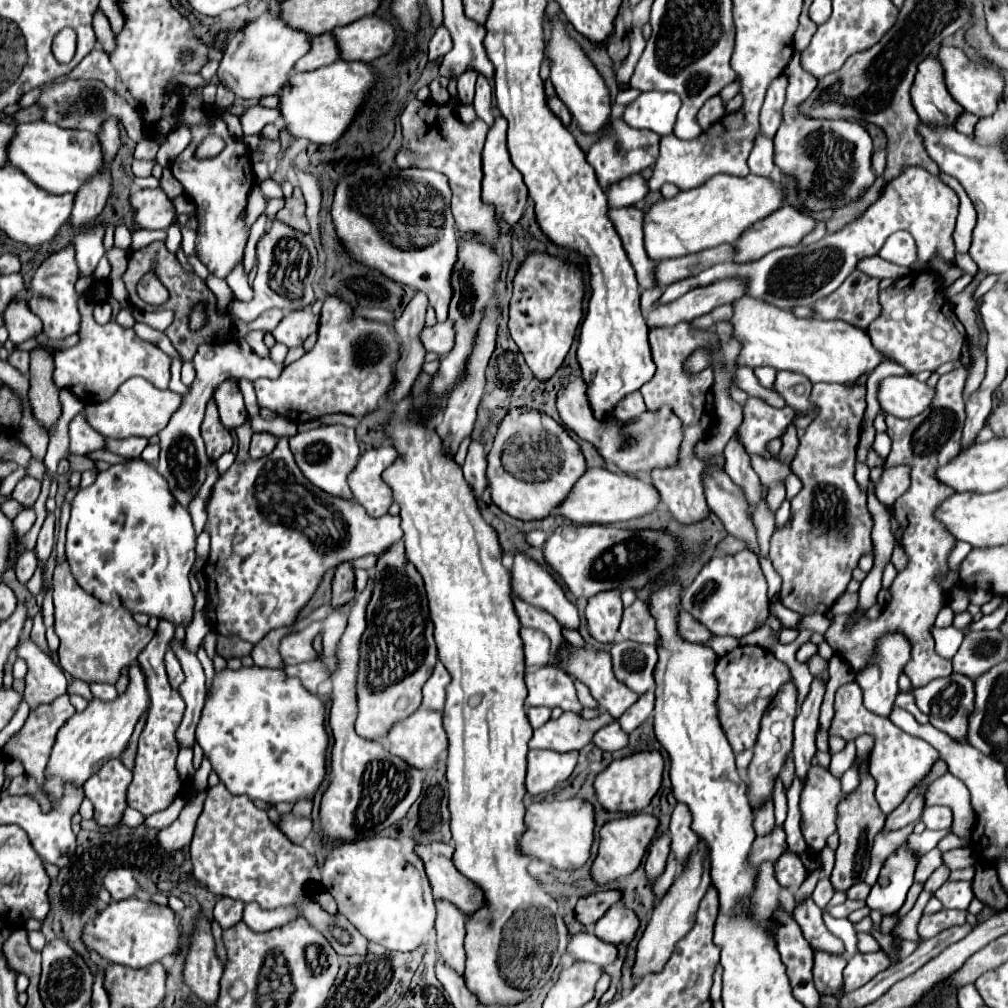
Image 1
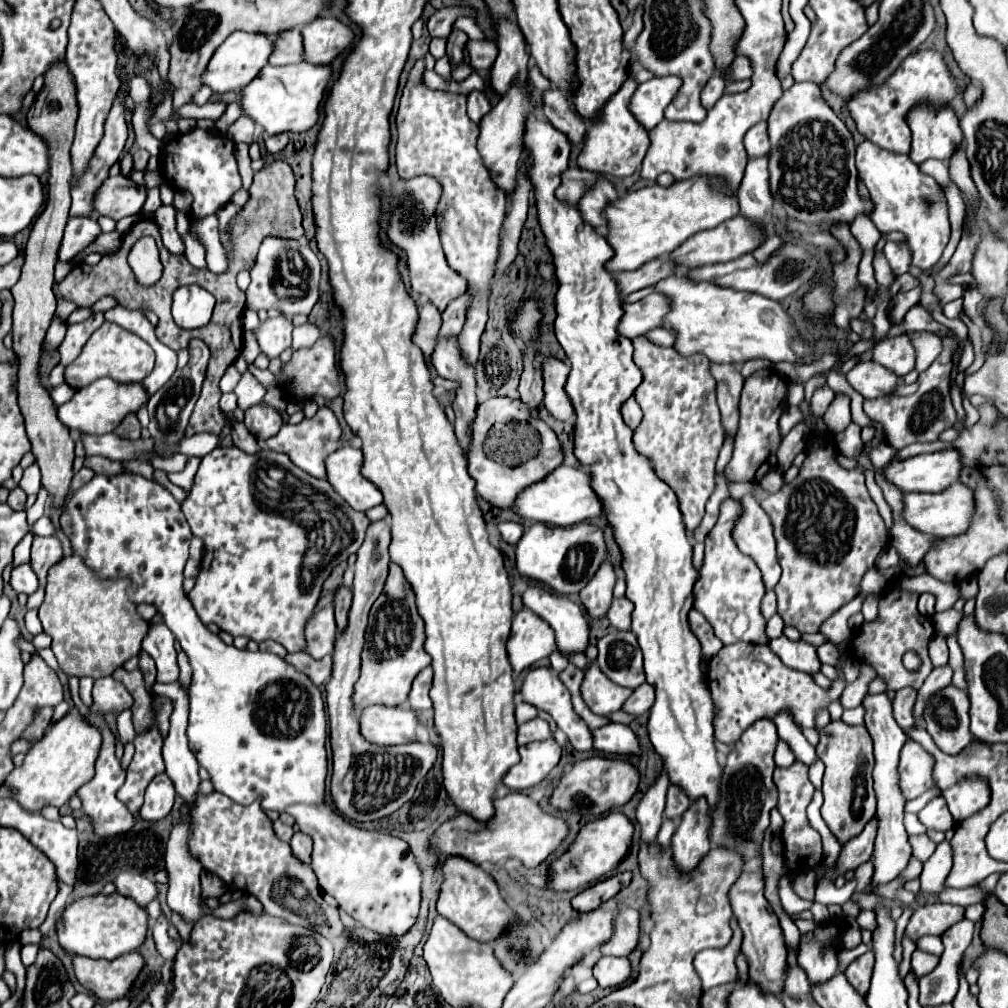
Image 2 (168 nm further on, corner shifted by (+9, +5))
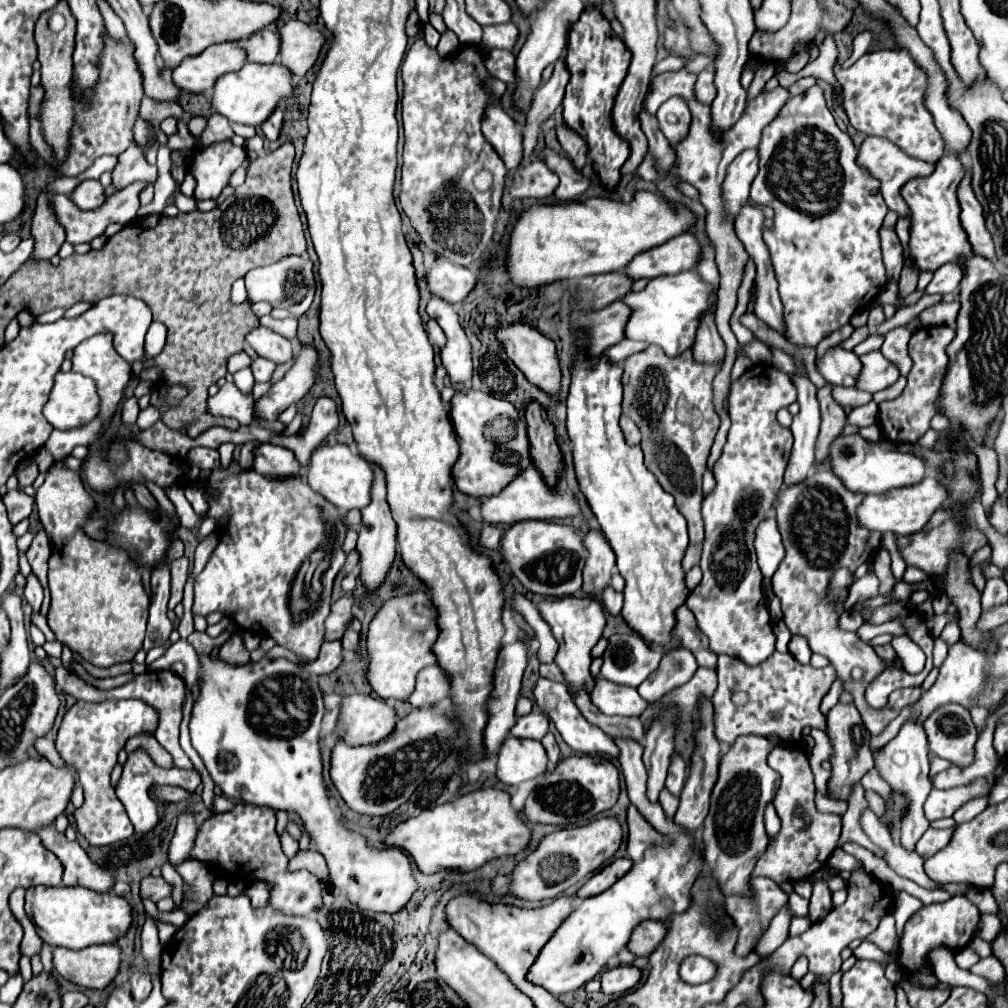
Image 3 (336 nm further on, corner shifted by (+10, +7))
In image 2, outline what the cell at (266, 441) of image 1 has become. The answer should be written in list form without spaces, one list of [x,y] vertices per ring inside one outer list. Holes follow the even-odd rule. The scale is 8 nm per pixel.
[[[263,402],[247,408],[243,422],[249,432],[255,432],[255,438],[259,442],[263,442],[263,438],[277,434],[279,428],[283,426],[283,418],[281,418],[279,410],[269,404],[263,404]]]

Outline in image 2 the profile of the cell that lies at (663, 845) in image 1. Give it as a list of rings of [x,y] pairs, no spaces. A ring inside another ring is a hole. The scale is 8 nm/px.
[[[661,772],[657,780],[647,788],[647,792],[643,794],[637,806],[637,820],[641,824],[641,838],[645,842],[653,842],[657,838],[659,826],[663,822],[667,788],[669,788],[669,778],[665,772]]]

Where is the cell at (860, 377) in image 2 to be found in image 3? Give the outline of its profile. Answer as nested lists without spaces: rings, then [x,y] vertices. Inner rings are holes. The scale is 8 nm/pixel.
[[[830,348],[826,356],[818,362],[816,368],[830,384],[834,386],[856,386],[862,362],[854,352],[846,352],[842,348]]]

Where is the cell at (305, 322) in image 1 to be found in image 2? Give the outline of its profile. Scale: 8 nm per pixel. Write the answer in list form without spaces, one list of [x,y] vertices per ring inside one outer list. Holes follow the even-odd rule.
[[[279,316],[263,322],[255,332],[255,336],[261,352],[267,358],[279,358],[279,354],[291,346],[291,332],[293,332],[291,320]]]

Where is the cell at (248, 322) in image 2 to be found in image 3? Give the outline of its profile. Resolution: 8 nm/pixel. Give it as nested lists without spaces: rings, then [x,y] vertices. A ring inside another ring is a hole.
[[[265,315],[260,318],[260,325],[272,328],[274,332],[286,336],[286,338],[294,338],[296,330],[298,330],[298,320],[296,318],[286,318],[286,320],[274,320],[271,315]]]

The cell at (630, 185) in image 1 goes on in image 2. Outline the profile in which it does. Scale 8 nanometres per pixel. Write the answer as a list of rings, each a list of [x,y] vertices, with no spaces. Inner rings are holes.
[[[567,168],[561,174],[561,184],[555,190],[555,198],[559,198],[559,202],[567,202],[567,204],[575,204],[585,190],[589,190],[595,182],[597,174],[595,172],[587,172],[581,168]]]

